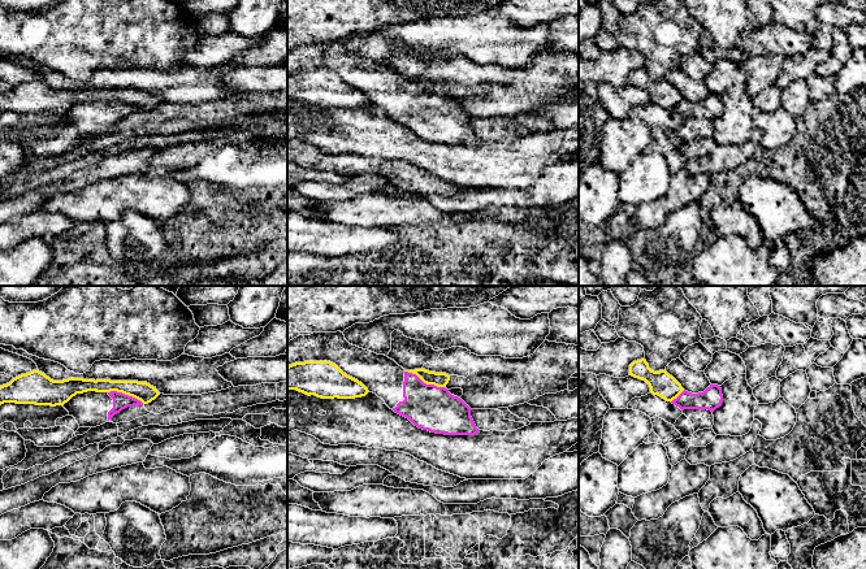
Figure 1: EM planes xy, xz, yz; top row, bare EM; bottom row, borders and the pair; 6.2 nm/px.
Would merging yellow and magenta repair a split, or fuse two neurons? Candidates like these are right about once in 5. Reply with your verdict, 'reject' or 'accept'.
reject

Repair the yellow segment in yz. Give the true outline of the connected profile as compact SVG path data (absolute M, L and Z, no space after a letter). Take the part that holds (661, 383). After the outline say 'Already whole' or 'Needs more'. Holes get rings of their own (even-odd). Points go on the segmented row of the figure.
M645 359L633 361L629 365L629 375L645 381L650 387L650 392L666 401L672 401L684 391L681 385L666 369L659 372L651 370Z. Already whole

